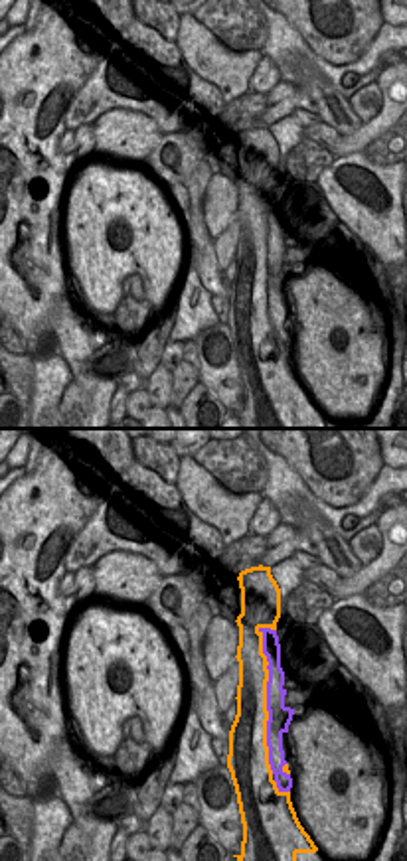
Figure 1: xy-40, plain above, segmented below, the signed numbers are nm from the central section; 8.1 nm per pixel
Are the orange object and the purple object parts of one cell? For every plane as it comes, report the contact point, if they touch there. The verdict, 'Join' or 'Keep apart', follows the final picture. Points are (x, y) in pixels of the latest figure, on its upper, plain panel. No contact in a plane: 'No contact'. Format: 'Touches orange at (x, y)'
Touches orange at (265, 257).

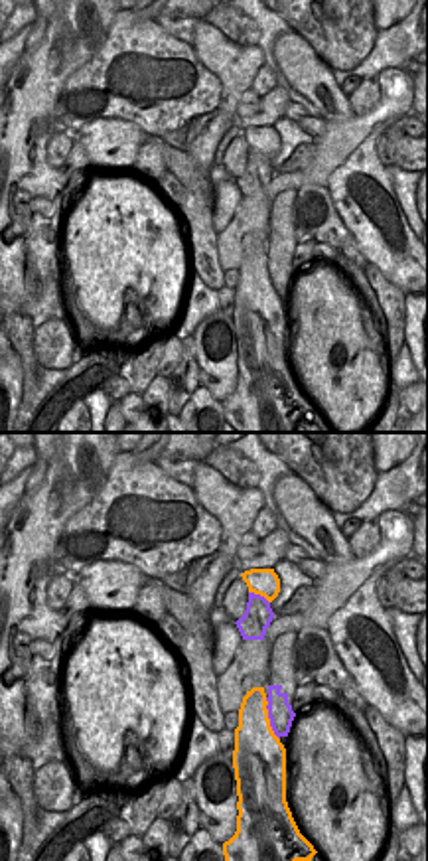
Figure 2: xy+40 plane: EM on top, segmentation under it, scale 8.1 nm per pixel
Touches orange at (269, 277).

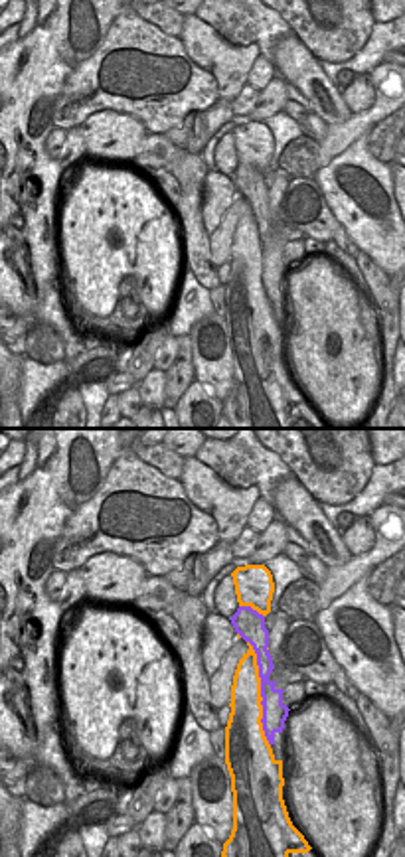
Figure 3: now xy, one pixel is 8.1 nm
Touches orange at (259, 251).

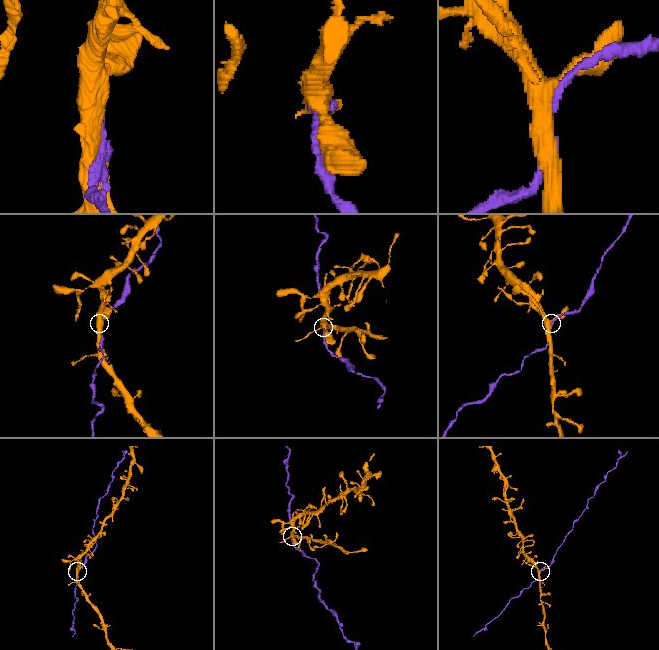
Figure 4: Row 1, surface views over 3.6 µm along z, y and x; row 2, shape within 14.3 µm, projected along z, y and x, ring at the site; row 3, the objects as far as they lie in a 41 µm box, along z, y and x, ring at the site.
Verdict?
Keep apart.

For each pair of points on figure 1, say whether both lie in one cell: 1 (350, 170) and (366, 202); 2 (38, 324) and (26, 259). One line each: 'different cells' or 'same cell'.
1: same cell
2: same cell

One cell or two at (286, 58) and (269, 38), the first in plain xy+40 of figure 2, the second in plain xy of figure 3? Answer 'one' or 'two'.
two

